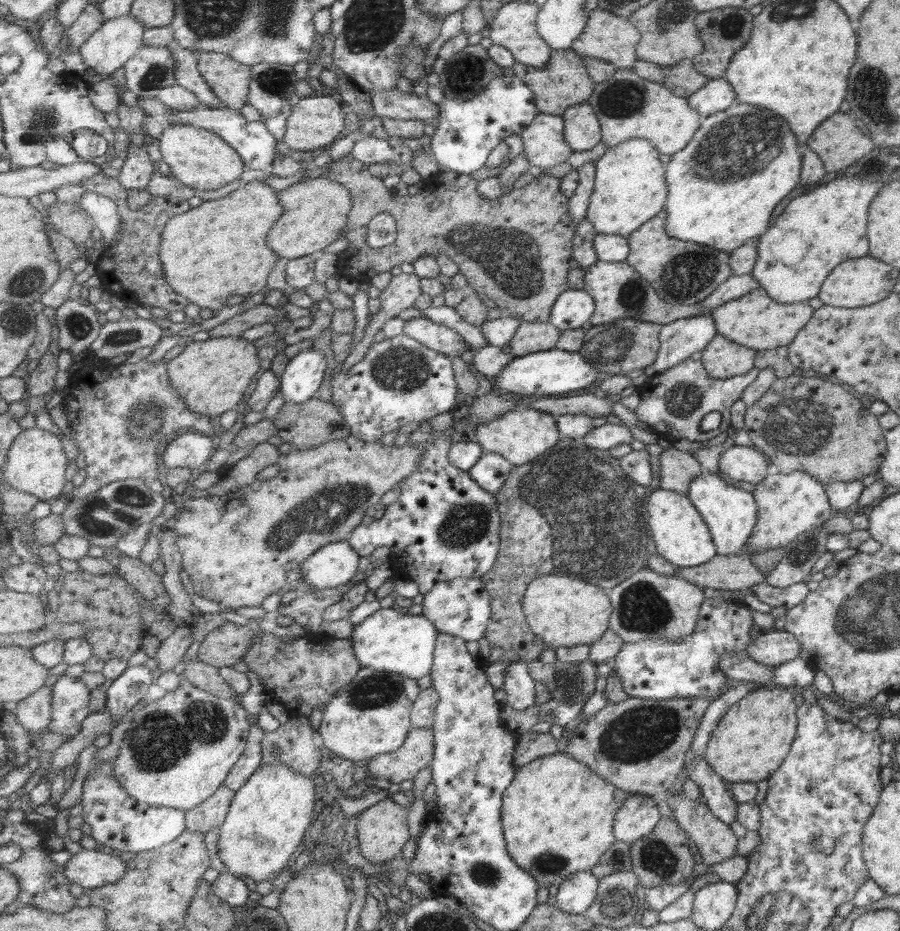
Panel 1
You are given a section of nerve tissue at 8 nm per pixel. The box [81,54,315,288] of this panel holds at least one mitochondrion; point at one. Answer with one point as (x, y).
(273, 80)

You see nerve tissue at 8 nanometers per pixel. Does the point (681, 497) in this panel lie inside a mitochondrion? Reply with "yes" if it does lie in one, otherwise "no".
no

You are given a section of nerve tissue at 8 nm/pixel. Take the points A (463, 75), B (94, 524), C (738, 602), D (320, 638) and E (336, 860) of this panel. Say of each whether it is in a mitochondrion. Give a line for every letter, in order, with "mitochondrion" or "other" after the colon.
A: mitochondrion
B: mitochondrion
C: other
D: other
E: other

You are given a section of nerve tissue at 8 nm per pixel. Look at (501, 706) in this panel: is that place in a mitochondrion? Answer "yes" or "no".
no

